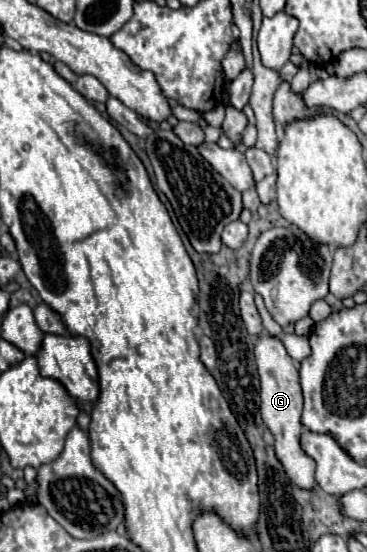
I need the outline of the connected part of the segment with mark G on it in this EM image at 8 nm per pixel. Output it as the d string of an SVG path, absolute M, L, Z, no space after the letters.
M262 333L256 337L254 343L254 357L256 357L256 367L260 375L260 413L262 421L274 435L274 449L276 457L286 469L286 475L294 485L300 489L314 489L314 459L306 457L302 445L300 445L300 433L302 433L302 391L300 391L300 381L298 381L298 369L294 367L290 355L286 353L282 341L278 337L272 337L268 333Z

